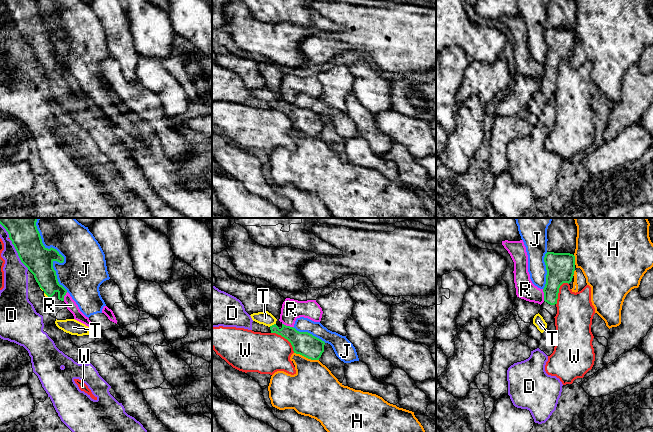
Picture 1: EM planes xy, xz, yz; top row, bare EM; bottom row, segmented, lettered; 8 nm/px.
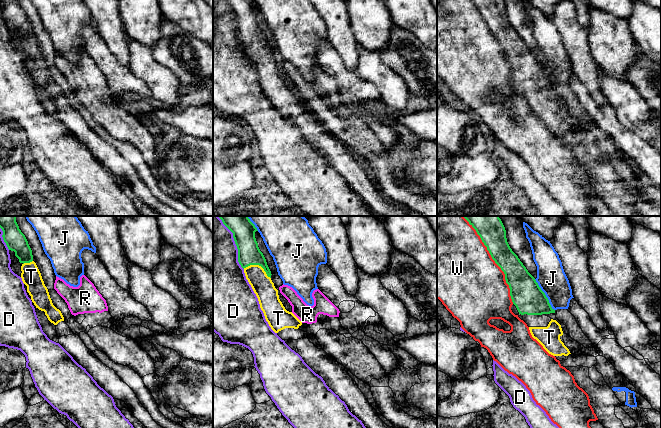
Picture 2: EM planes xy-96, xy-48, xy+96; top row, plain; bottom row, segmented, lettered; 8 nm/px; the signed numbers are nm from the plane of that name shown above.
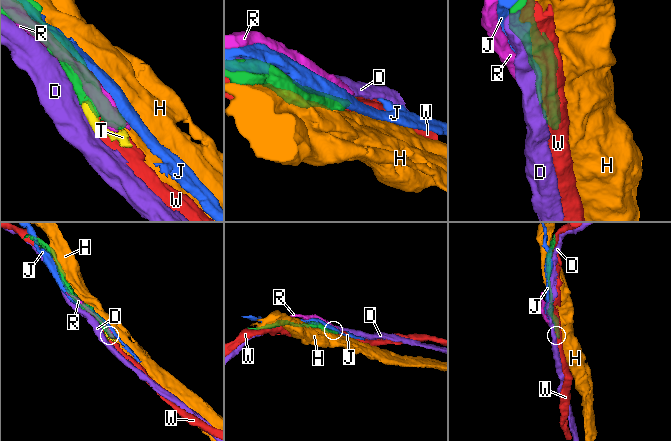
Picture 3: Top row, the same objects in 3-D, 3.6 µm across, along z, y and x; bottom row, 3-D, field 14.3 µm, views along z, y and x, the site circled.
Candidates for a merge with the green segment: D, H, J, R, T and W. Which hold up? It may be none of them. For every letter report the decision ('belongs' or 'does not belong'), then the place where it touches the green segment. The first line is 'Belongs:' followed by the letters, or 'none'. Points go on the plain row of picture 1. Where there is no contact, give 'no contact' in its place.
Belongs: T
D: does not belong; meets green in xy at (18, 30)
H: does not belong; meets green in xz at (306, 133)
J: does not belong; meets green in xy at (63, 35)
R: does not belong; meets green in yz at (544, 71)
T: belongs; meets green in xz at (272, 101)
W: does not belong; meets green in xz at (285, 114)

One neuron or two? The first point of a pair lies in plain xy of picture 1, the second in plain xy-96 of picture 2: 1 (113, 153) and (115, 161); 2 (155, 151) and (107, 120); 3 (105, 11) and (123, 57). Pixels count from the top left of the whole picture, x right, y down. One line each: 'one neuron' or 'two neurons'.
1: one neuron
2: one neuron
3: one neuron

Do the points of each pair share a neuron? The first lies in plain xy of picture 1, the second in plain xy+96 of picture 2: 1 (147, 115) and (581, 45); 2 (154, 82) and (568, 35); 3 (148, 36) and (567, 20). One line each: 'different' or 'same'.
1: different
2: different
3: different

